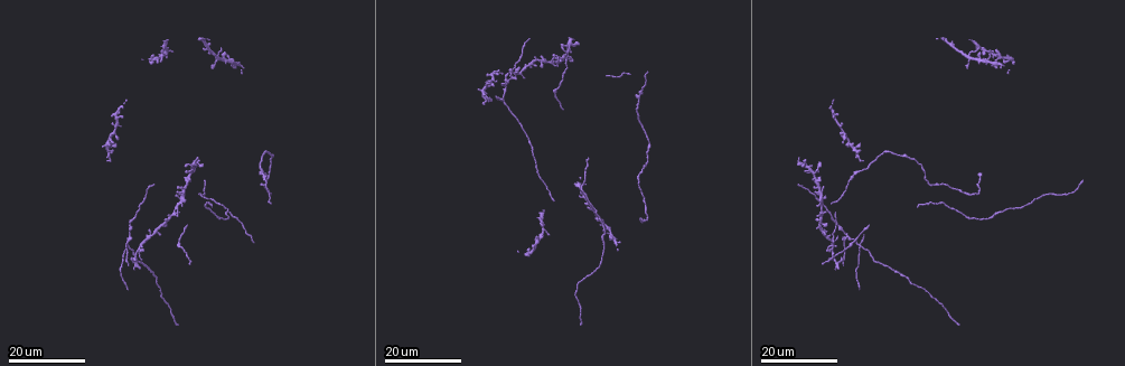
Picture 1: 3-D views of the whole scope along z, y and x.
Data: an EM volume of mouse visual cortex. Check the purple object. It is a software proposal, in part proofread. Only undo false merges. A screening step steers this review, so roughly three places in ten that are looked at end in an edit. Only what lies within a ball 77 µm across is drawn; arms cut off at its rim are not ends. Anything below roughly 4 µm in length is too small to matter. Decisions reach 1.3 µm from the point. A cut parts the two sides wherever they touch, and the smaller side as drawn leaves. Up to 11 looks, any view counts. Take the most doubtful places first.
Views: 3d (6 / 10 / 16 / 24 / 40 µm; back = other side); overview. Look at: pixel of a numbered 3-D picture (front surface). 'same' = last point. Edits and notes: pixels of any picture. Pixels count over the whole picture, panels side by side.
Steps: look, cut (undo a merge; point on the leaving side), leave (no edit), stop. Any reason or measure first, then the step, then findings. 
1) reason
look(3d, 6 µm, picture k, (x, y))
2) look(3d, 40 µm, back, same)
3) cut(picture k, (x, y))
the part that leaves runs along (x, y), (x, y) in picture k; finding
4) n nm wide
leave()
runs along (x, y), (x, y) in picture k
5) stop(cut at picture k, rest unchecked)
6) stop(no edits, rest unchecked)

looks like a crossing
look(3d, 24 µm, picture 1, (862, 245))

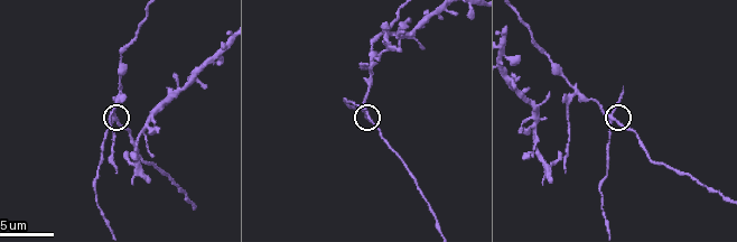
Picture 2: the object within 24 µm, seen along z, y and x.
look(3d, 6 µm, picture 2, (368, 116))

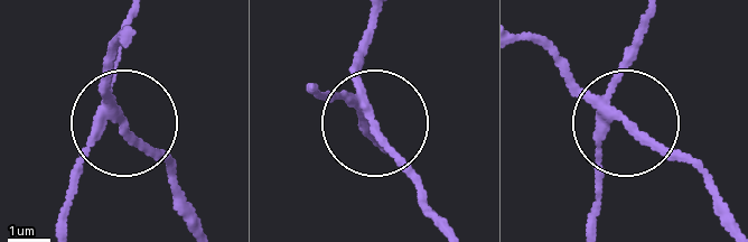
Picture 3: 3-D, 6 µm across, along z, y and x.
cut(picture 3, (360, 128))
the part that leaves runs along (101, 113), (68, 227) in picture 3; two cells meet here

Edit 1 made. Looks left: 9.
see it whole again
look(overview)

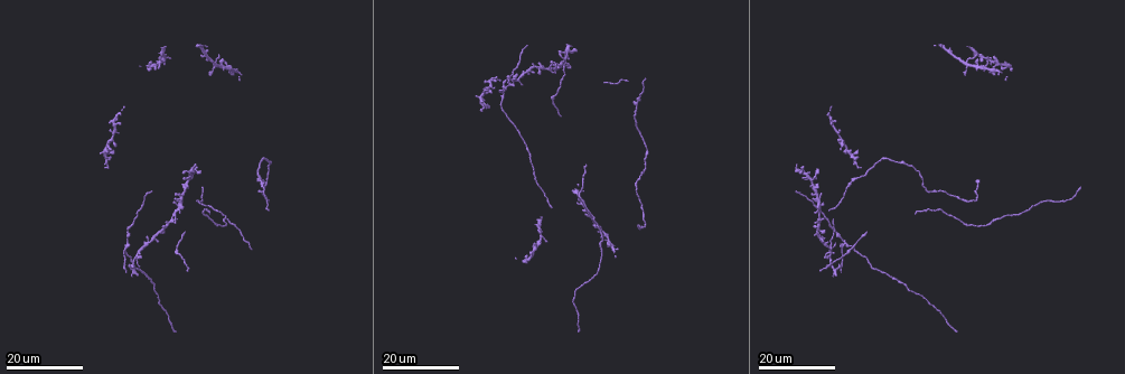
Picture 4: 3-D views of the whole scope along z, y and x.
arms part here
look(3d, 16 µm, picture 4, (846, 243))

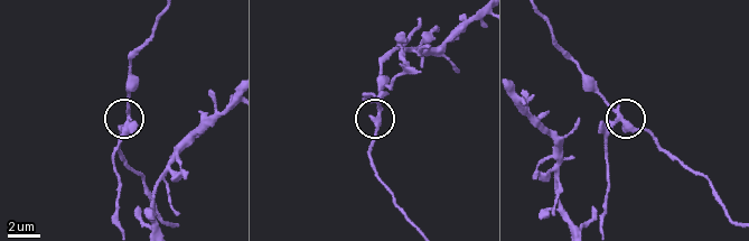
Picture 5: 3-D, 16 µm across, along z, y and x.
look(3d, 10 µm, picture 5, (619, 116))

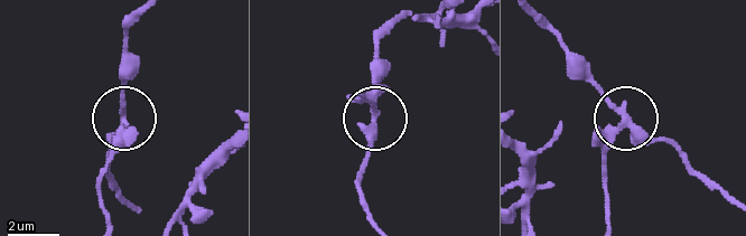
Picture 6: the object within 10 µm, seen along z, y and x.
side arm 44 µm; 3 arms
cut(picture 6, (115, 142))
a second cell is stuck on

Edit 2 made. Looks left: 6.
look(3d, 24 µm, picture 4, (548, 66))

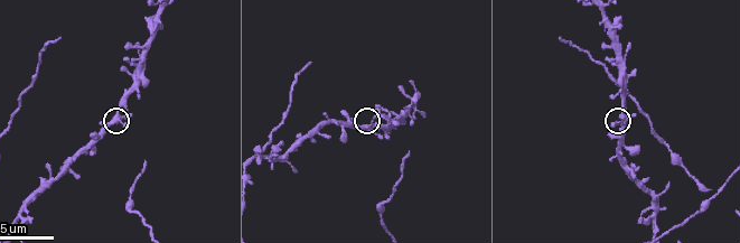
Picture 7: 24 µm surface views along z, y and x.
zoom in
look(3d, 10 µm, picture 7, (117, 118))

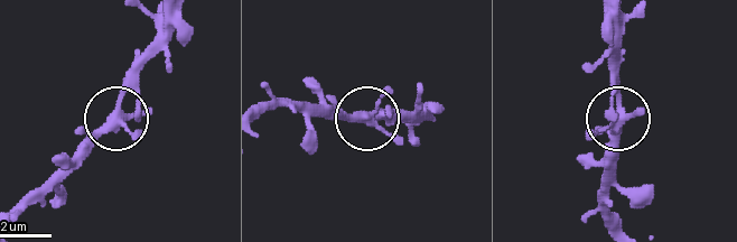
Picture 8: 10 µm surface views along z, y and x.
300 nm wide
leave()
runs along (114, 104), (108, 122), (53, 177) in picture 8; all the same cell

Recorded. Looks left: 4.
looks like a crossing
look(3d, 6 µm, picture 7, (628, 169))

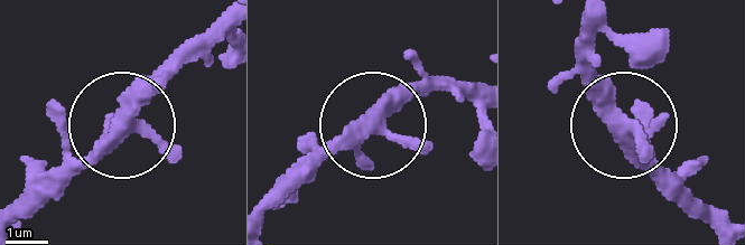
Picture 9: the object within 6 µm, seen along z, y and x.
side arm 62 µm
leave()
runs along (221, 31), (43, 209) in picture 9; one cell here

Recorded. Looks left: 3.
four arms meet
look(3d, 6 µm, picture 7, (415, 106))

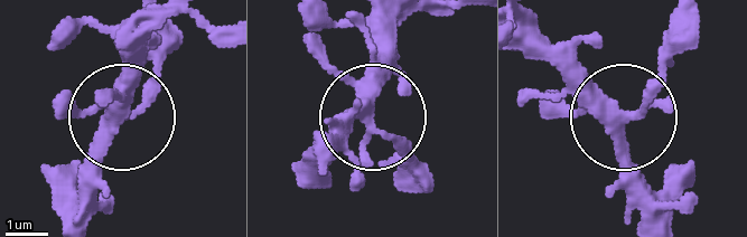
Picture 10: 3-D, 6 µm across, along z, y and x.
340 nm wide
leave()
runs along (646, 221), (621, 114), (532, 21) in picture 10; continuous, no second cell

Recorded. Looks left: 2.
stop(cut at picture 3, cut at picture 6, rest unchecked)

